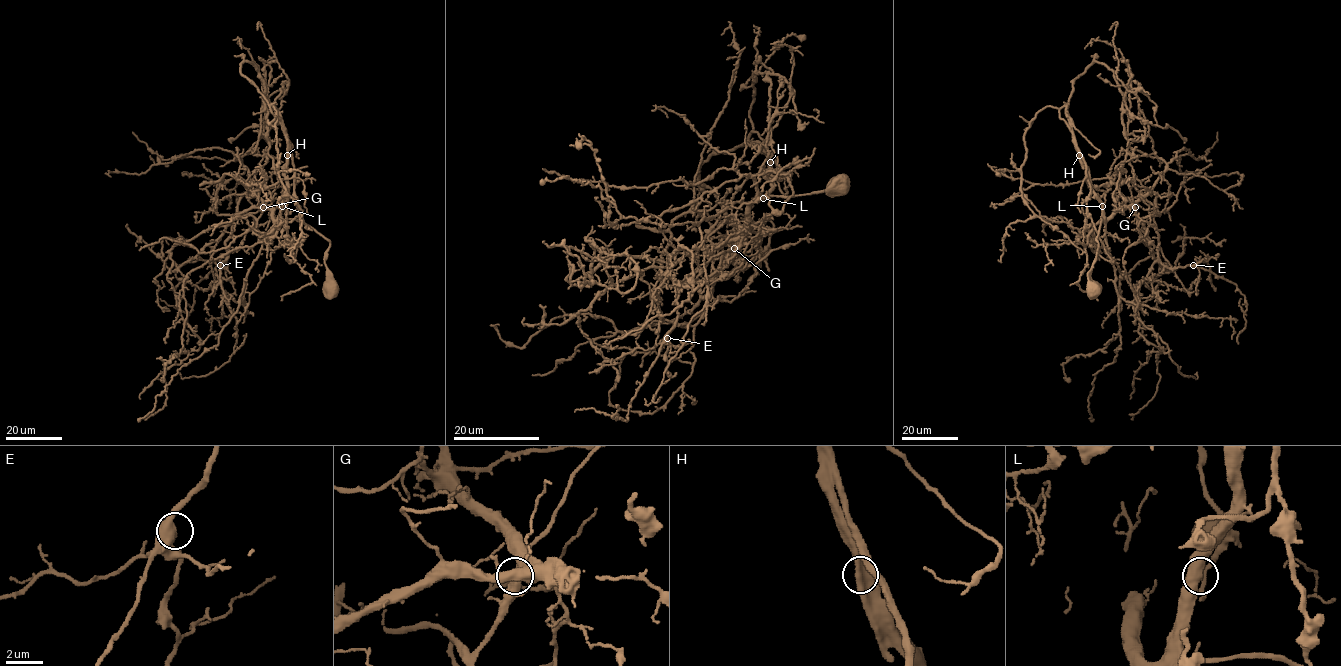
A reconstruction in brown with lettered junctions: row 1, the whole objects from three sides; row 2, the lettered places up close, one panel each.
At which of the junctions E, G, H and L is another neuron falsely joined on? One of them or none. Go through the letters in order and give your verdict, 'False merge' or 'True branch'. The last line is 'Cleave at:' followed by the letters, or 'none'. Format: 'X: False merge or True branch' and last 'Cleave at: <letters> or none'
E: True branch
G: False merge
H: True branch
L: True branch
Cleave at: G

